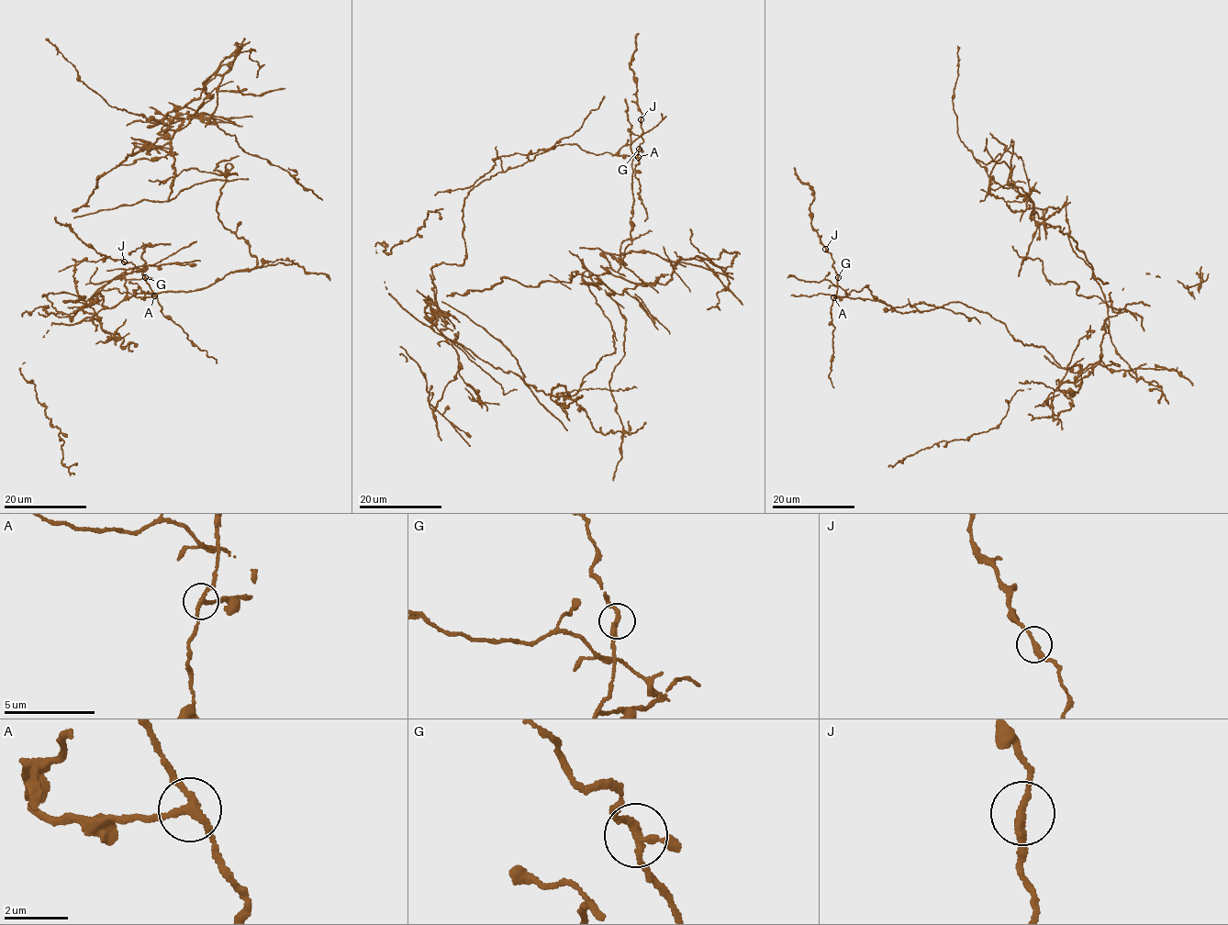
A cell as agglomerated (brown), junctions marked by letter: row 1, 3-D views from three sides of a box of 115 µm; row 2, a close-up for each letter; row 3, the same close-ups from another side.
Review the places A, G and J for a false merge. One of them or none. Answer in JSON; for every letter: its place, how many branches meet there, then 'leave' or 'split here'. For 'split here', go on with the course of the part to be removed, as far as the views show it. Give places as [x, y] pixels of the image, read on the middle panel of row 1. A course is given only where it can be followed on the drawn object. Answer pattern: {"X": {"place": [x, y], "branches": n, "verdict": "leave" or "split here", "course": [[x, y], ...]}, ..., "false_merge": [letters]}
{"A": {"place": [638, 157], "branches": 3, "verdict": "split here", "course": [[638, 157], [483, 180], [435, 332], [581, 397], [551, 394], [615, 351], [587, 284], [643, 284], [625, 98]]}, "G": {"place": [639, 149], "branches": 3, "verdict": "leave"}, "J": {"place": [641, 119], "branches": 2, "verdict": "leave"}, "false_merge": ["A"]}

